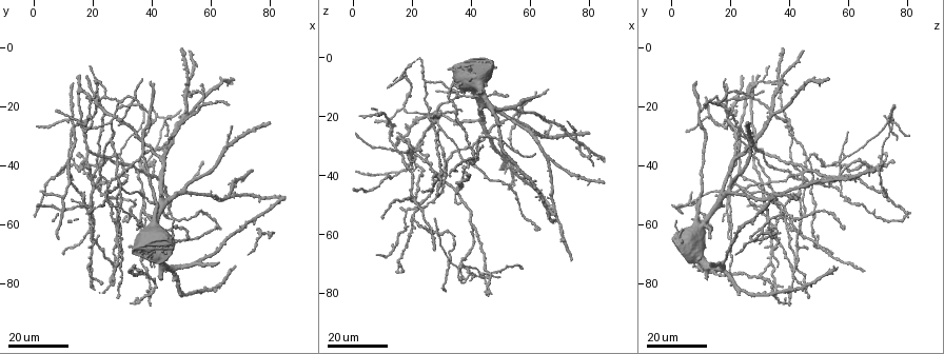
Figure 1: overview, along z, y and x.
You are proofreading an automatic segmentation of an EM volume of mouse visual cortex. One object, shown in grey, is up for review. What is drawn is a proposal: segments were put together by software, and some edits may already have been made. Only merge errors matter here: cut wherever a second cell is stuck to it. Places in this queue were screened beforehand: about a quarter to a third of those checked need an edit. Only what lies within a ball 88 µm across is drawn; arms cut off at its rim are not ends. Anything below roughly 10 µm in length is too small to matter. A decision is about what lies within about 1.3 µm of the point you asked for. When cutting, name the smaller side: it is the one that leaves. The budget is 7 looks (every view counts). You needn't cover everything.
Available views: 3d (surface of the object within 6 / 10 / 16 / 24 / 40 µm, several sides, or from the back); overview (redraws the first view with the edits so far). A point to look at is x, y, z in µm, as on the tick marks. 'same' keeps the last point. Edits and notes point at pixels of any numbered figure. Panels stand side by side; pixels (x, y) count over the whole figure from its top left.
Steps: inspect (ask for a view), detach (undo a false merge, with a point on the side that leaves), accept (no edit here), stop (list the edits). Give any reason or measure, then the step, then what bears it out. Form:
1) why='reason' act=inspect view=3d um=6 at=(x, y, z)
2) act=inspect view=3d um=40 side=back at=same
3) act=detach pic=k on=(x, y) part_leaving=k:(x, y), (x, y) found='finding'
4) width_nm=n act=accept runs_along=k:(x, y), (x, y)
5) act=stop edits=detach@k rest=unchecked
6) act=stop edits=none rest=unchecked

act=inspect view=3d um=16 at=(30, 24, 19)

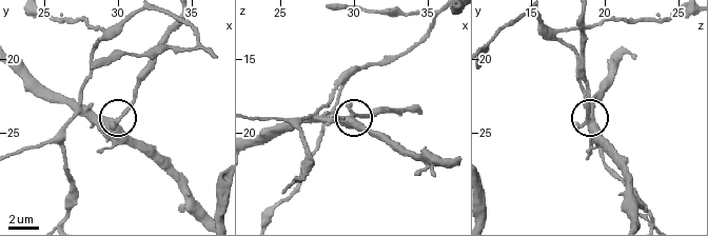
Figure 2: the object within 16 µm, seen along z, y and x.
act=inspect view=3d um=6 at=(30.0, 24.4, 18.6)

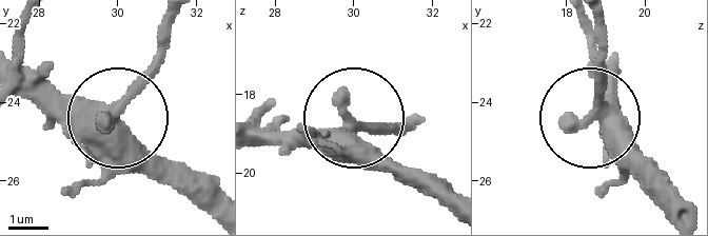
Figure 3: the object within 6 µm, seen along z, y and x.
width_nm=420 act=accept found='continuous, no second cell'

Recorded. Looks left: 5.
why='small branch off a trunk' act=inspect view=3d um=24 at=(38, 58, 37)

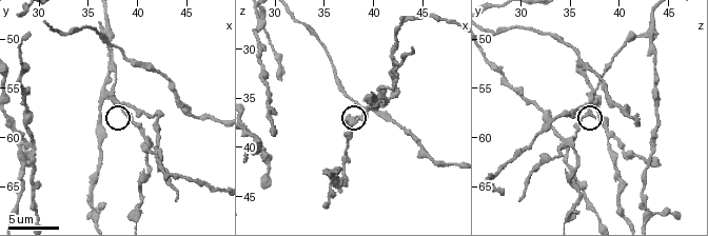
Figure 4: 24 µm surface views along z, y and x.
act=inspect view=3d um=10 at=(38.8, 57.2, 37.0)

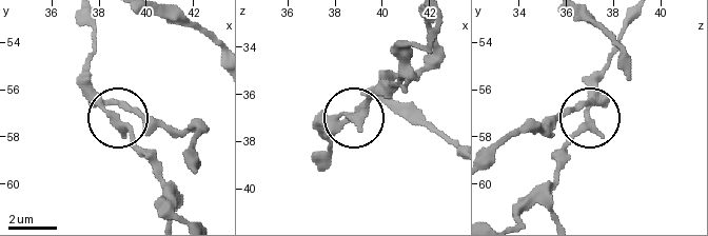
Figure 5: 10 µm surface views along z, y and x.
arms=3 act=detach pic=5 on=(137, 107) found='a second cell is stuck on'

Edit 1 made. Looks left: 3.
act=inspect view=overview

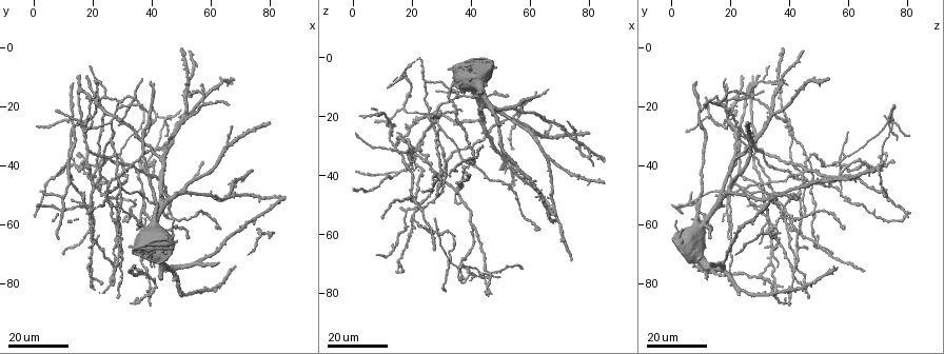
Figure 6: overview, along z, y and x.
why='looks like a crossing' act=inspect view=3d um=24 at=(36, 41, 71)

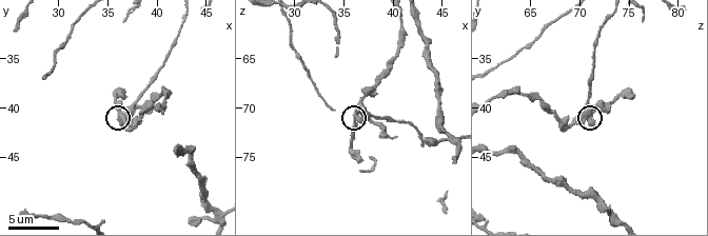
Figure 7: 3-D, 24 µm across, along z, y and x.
why='closer look' act=inspect view=3d um=10 at=same

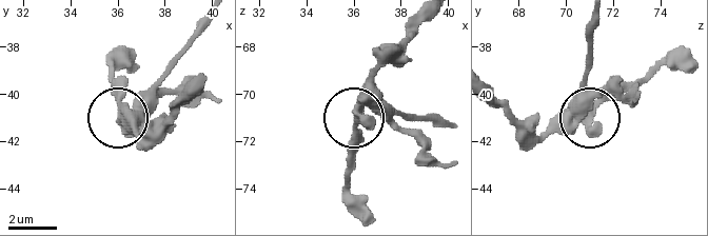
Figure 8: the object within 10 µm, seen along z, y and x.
arms=4 act=detach pic=8 on=(157, 82) part_leaving=8:(141, 112), (143, 96), (203, 17) found='a second cell is stuck on'

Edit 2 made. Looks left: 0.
act=stop edits=detach@5,detach@8 rest=unchecked

